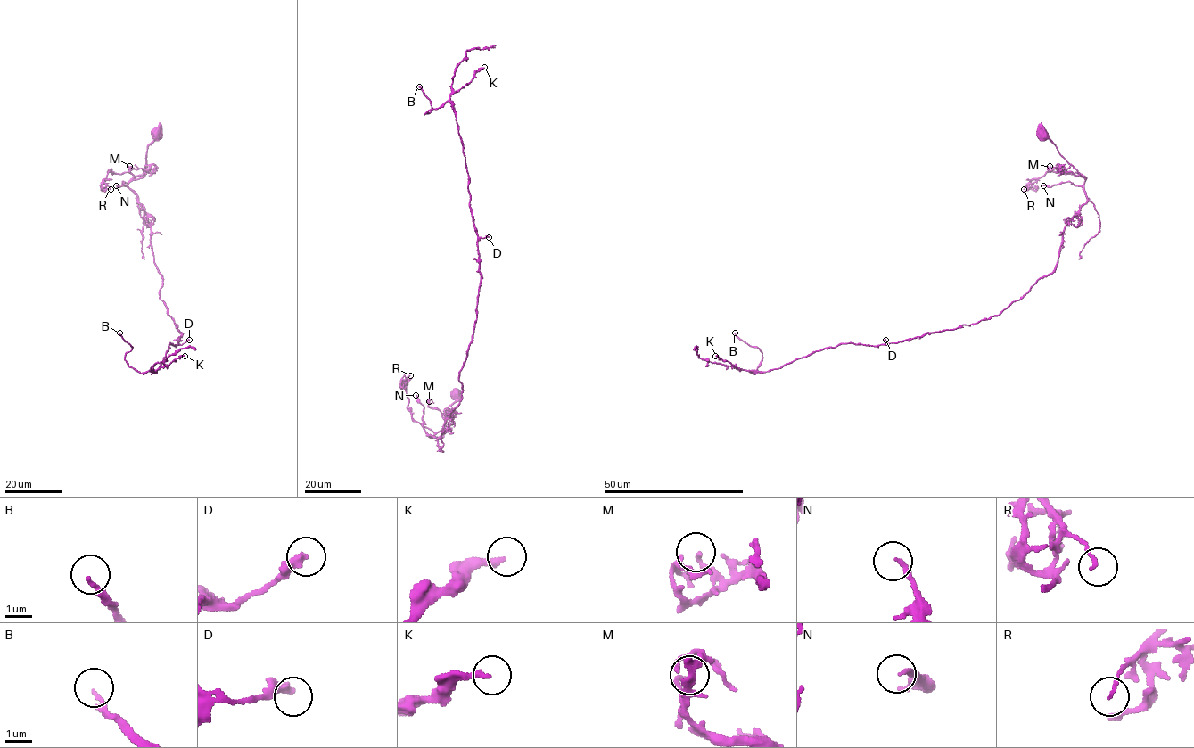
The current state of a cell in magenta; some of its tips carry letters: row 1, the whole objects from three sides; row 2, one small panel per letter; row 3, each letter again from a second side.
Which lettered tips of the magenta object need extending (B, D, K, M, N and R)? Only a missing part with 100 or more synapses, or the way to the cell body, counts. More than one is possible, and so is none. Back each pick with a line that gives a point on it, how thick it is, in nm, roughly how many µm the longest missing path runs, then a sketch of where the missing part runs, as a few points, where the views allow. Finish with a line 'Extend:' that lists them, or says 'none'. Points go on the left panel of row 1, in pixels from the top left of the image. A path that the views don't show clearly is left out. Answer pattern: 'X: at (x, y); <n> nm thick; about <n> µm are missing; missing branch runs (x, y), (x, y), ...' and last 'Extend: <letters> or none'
B: at (119, 332); 160 nm thick; about 160 µm are missing
Extend: B

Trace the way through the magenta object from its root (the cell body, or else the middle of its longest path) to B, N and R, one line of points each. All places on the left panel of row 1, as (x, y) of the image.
B: (157, 132), (144, 176), (127, 186), (181, 335), (156, 372), (140, 373), (119, 332)
N: (157, 132), (160, 135), (147, 147), (144, 176), (133, 179), (127, 187), (123, 181), (122, 185), (116, 185)
R: (157, 132), (160, 135), (147, 147), (145, 173), (134, 176), (127, 172), (108, 171), (103, 182), (111, 189)

